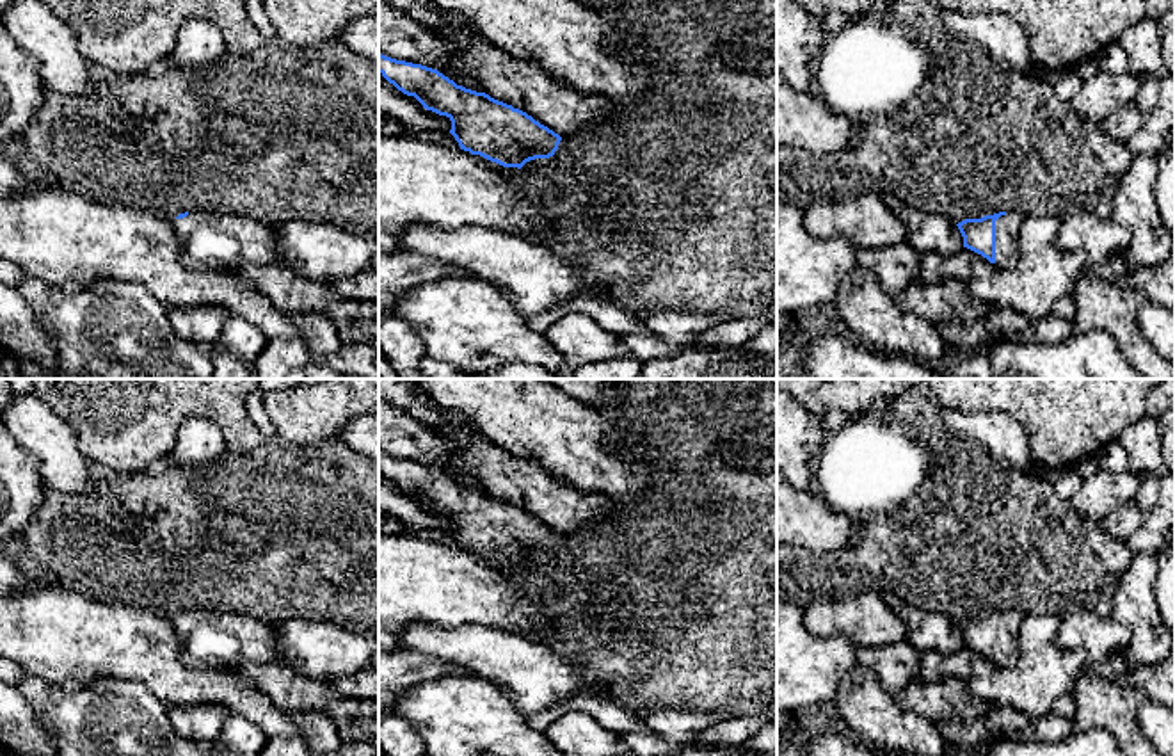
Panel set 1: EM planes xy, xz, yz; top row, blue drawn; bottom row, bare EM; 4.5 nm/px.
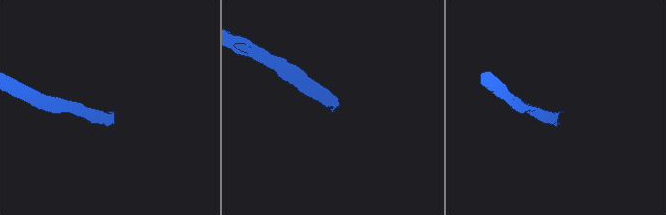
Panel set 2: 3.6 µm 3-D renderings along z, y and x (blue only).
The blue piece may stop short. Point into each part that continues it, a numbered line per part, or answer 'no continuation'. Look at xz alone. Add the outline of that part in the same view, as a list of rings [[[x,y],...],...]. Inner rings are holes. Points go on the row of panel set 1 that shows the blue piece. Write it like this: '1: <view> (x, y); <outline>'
no continuation

